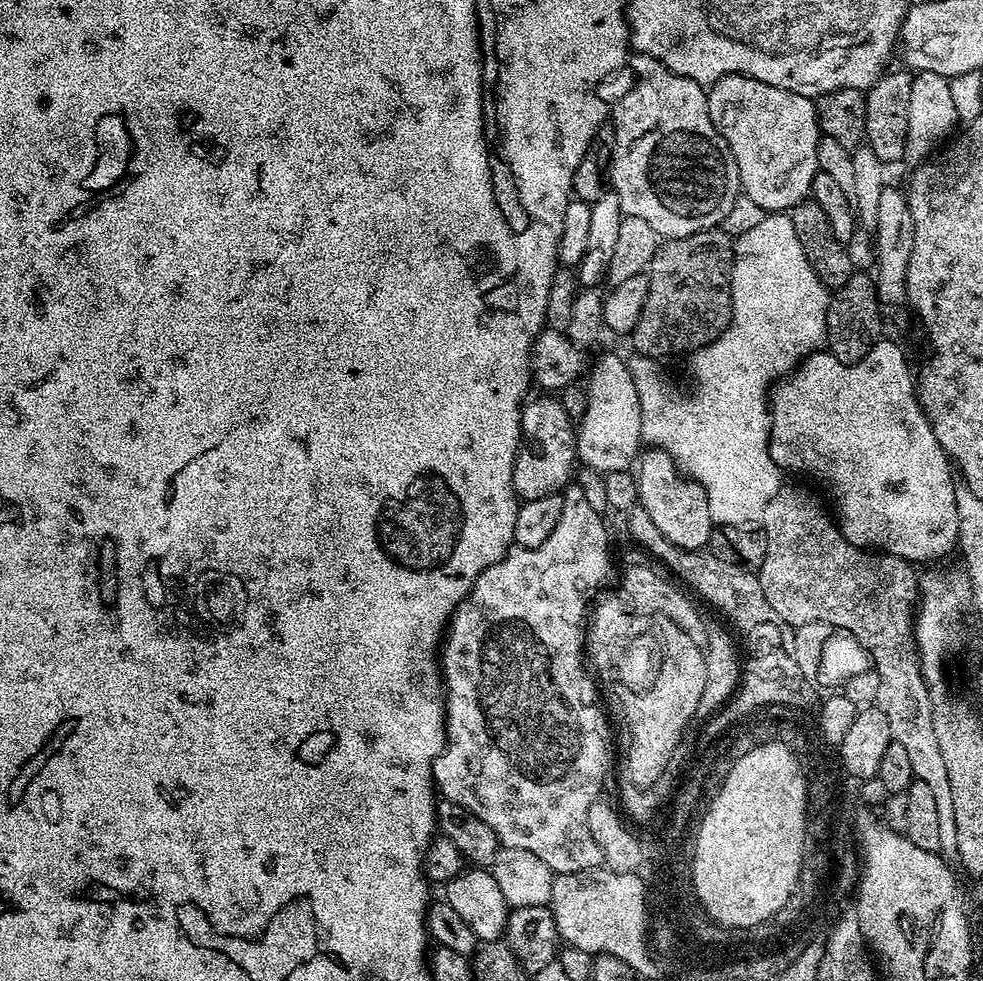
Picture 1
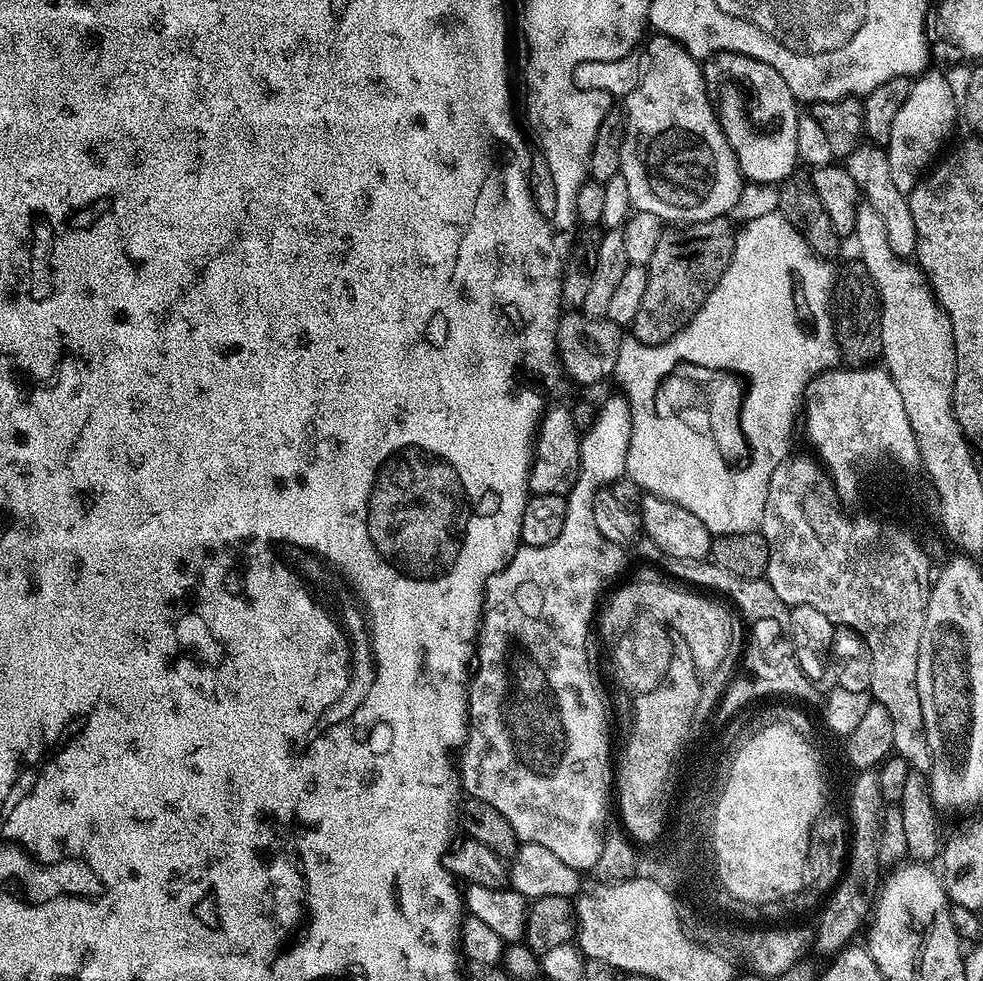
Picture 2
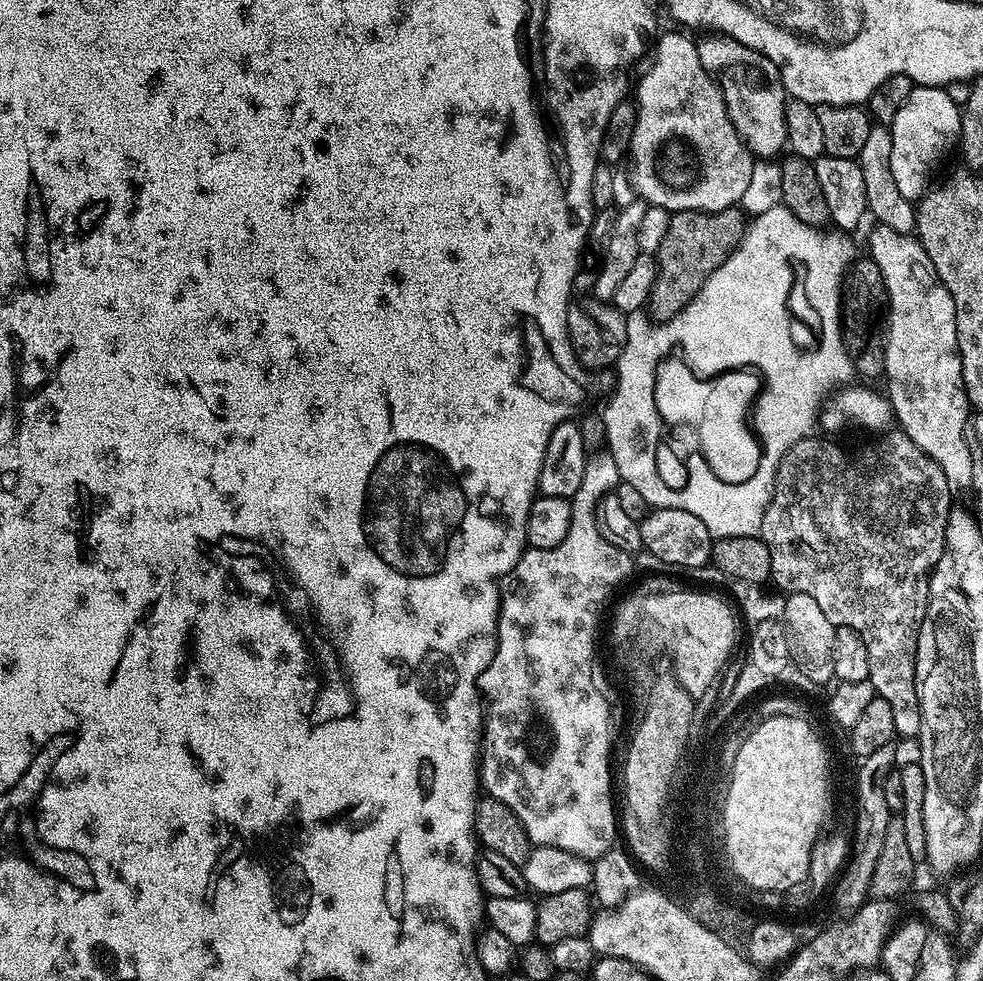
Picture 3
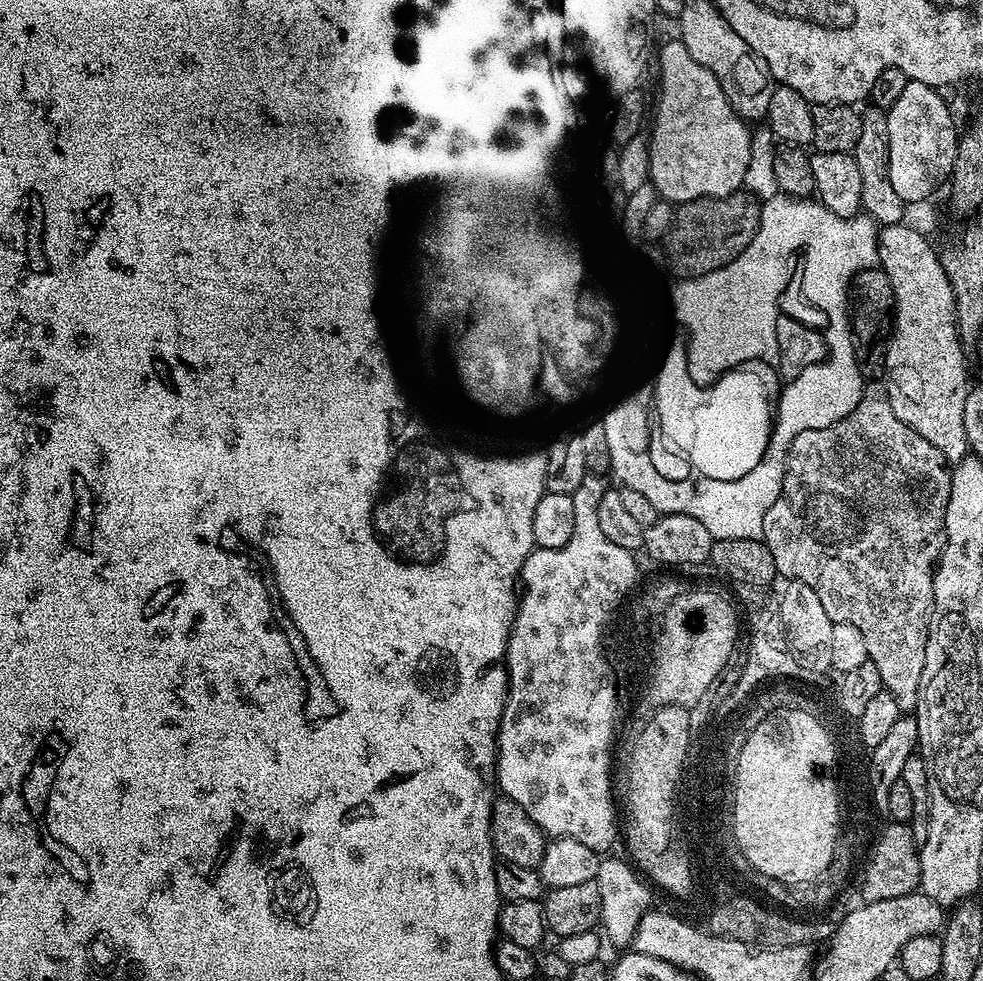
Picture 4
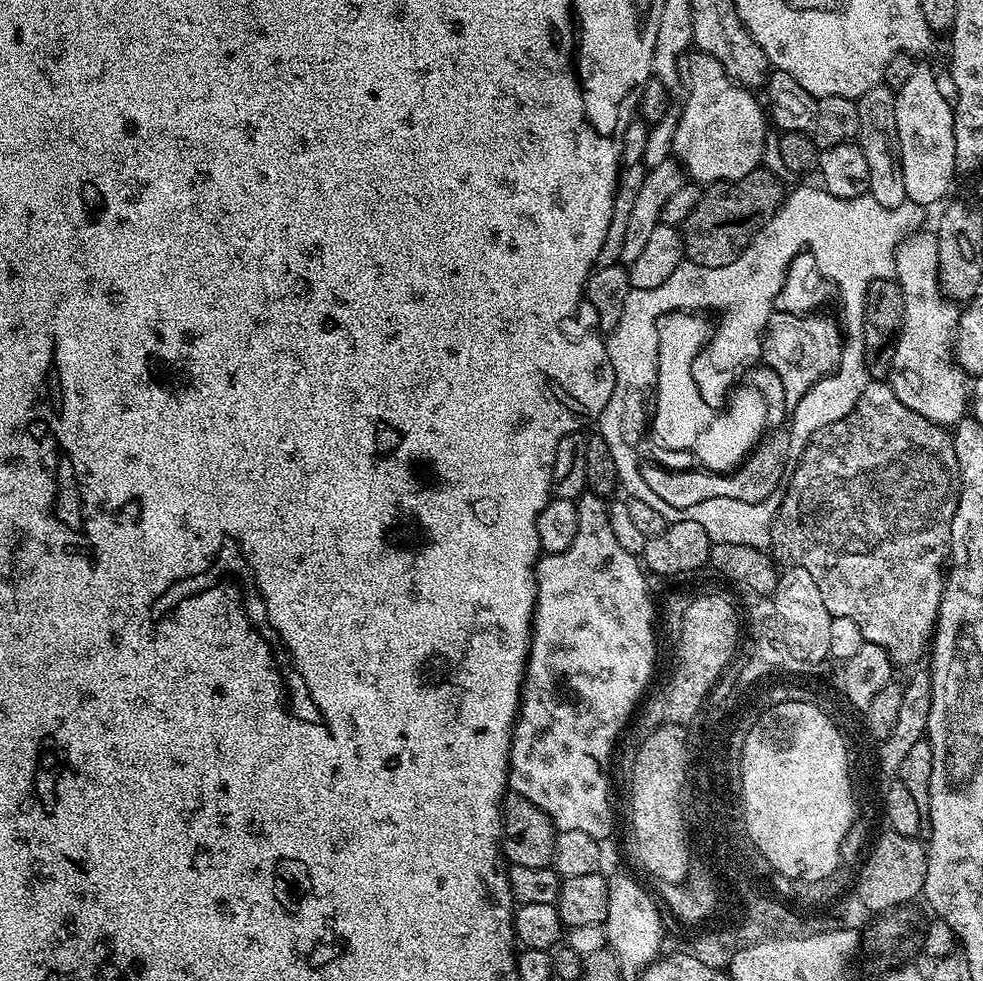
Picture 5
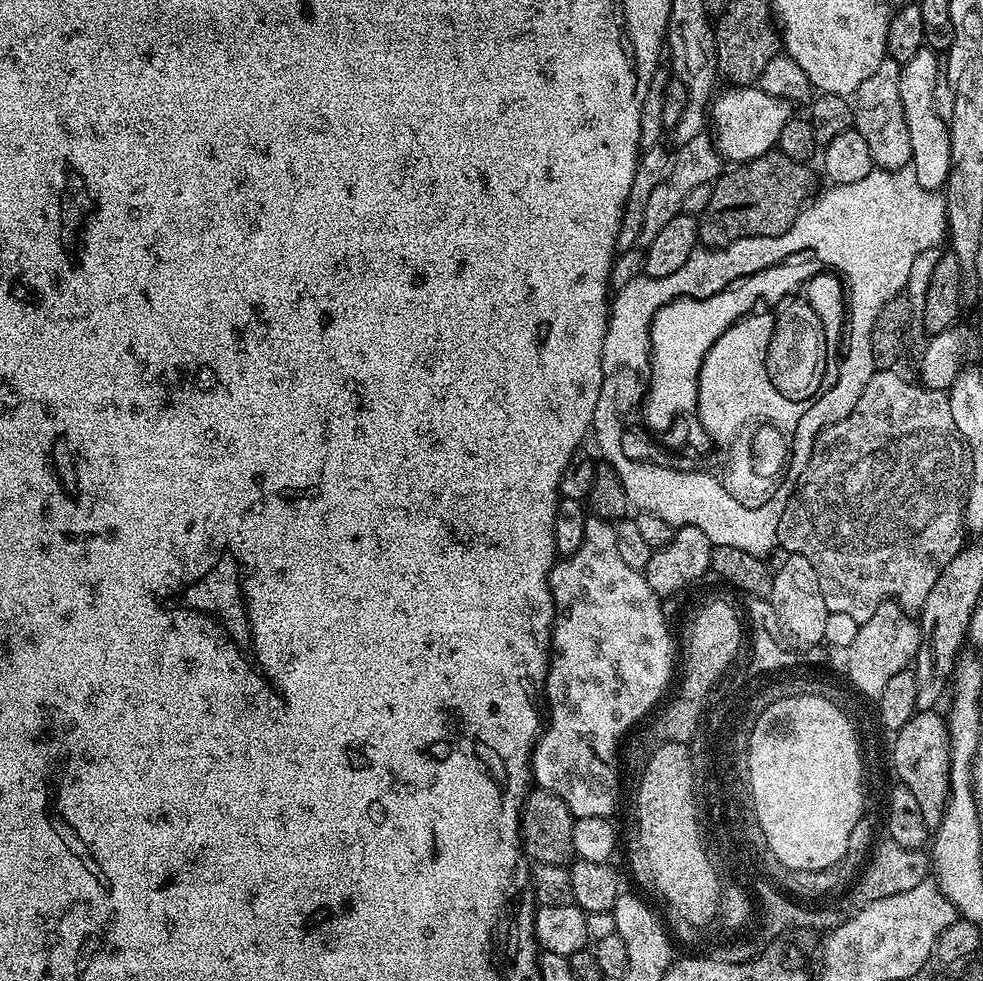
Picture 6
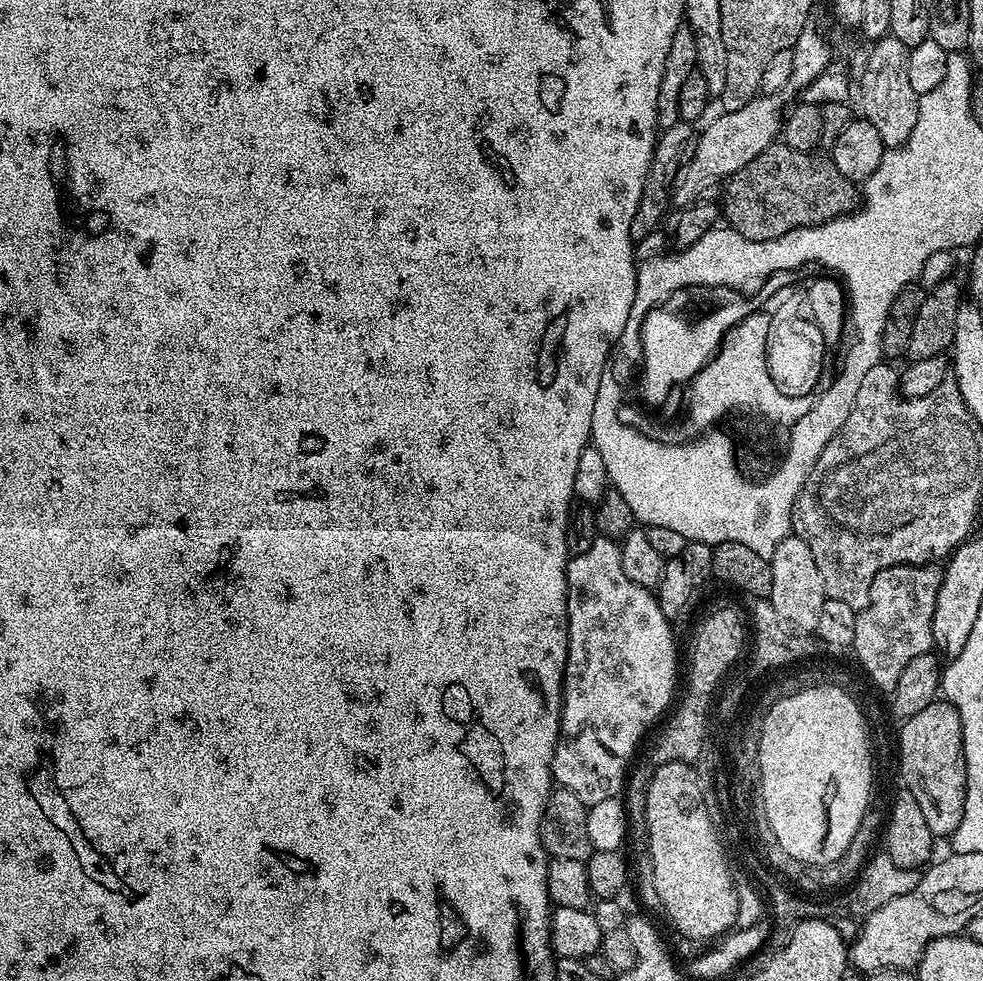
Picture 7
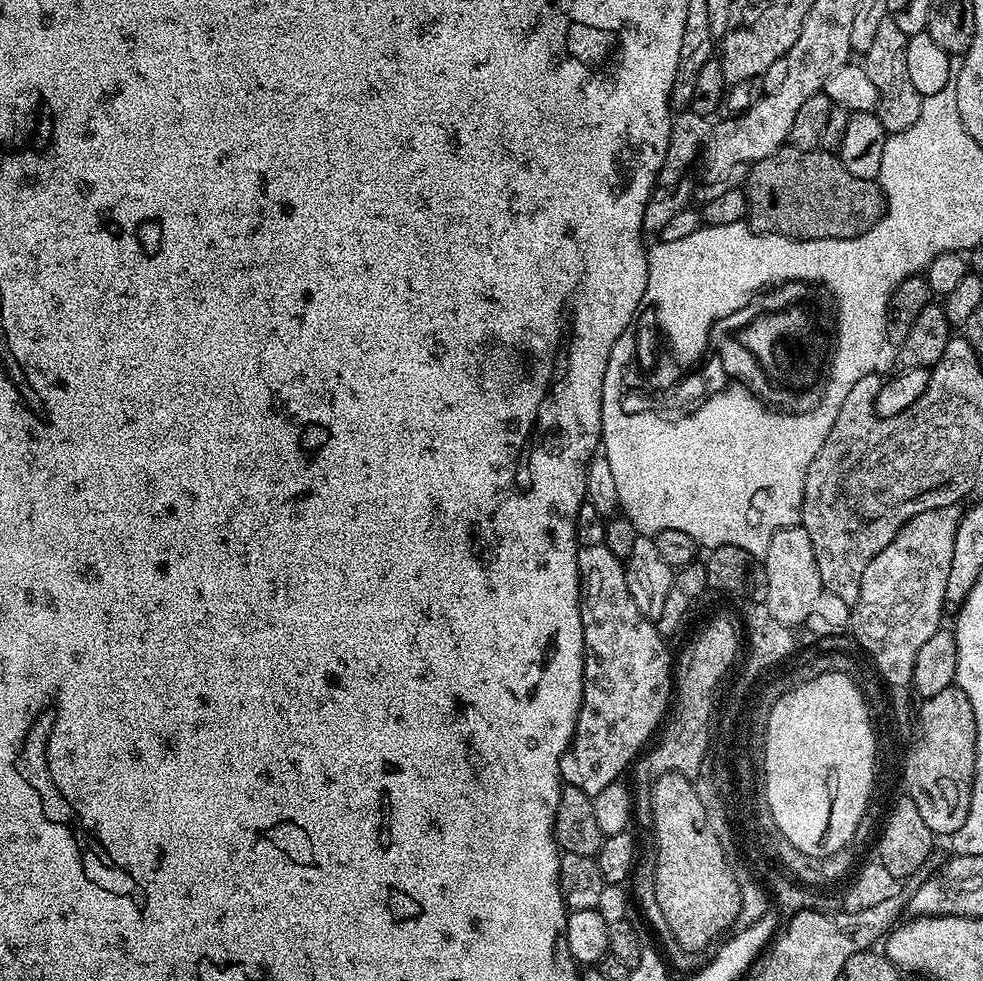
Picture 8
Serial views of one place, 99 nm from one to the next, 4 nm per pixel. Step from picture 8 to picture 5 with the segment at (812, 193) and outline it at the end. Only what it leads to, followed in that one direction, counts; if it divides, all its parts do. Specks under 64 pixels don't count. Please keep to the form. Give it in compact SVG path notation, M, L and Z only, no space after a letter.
M765 170L746 174L746 178L709 184L700 193L698 206L690 210L690 218L682 225L684 254L691 263L703 268L721 268L740 257L745 246L756 237L784 202L786 188L776 176Z

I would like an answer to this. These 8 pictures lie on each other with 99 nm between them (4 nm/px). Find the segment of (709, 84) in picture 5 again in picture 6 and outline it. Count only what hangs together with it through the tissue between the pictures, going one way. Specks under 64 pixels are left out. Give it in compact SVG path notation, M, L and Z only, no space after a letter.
M728 86L725 89L710 104L710 128L713 128L714 143L721 157L725 161L743 162L773 151L779 145L782 126L786 126L793 115L793 105L766 94L759 86Z

